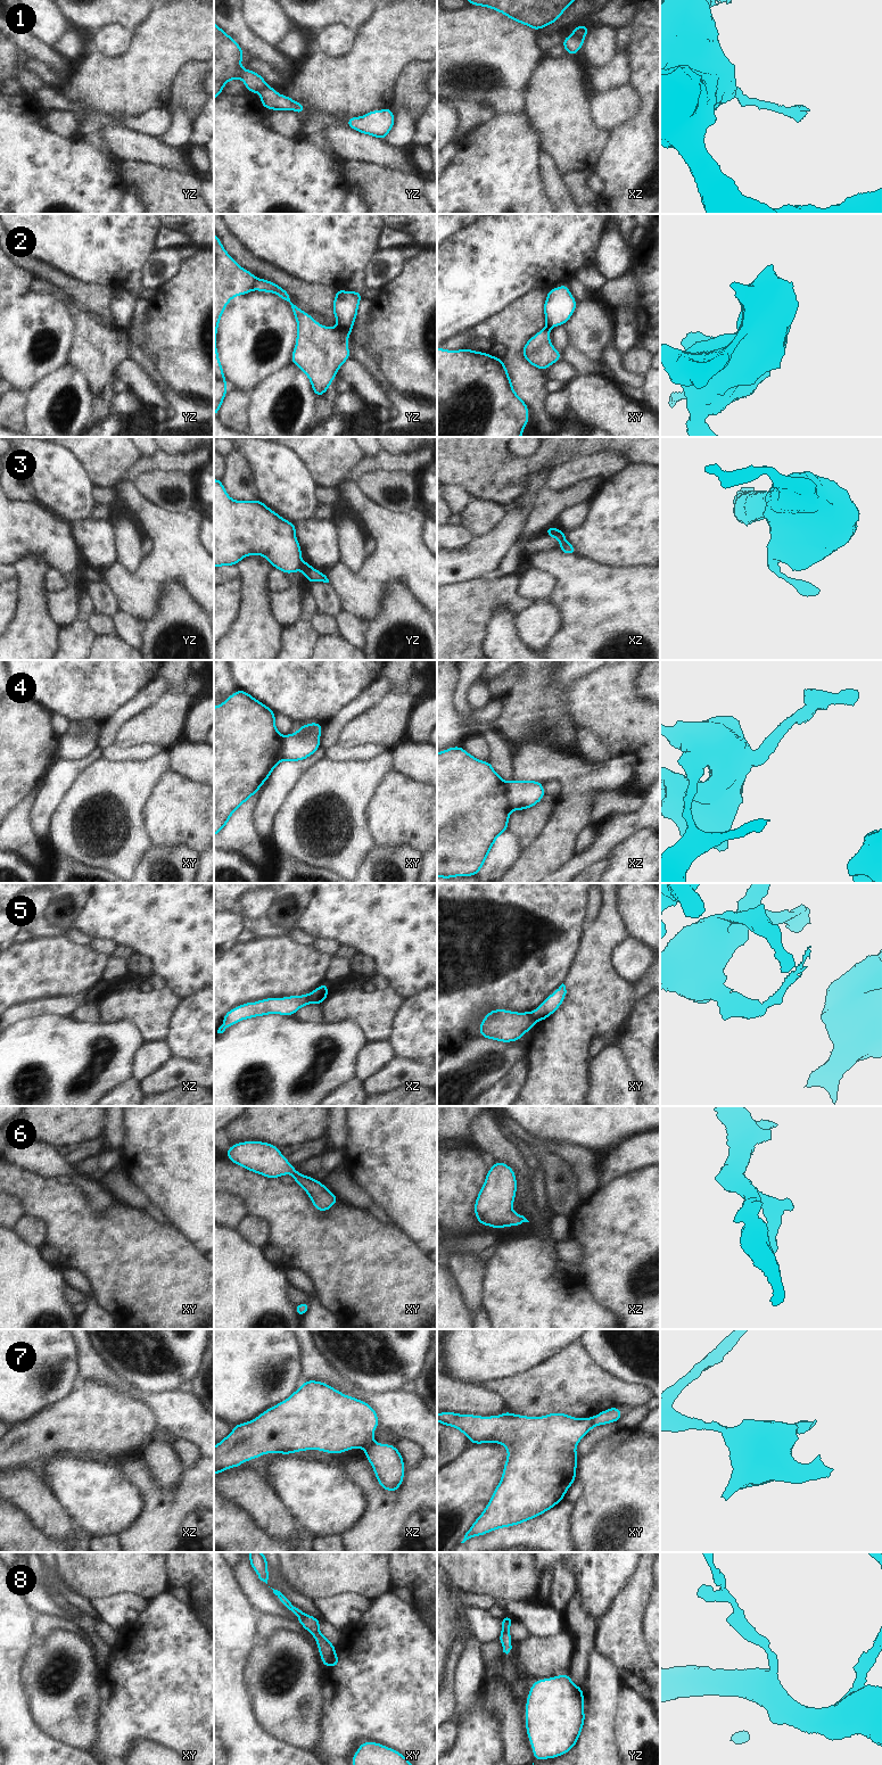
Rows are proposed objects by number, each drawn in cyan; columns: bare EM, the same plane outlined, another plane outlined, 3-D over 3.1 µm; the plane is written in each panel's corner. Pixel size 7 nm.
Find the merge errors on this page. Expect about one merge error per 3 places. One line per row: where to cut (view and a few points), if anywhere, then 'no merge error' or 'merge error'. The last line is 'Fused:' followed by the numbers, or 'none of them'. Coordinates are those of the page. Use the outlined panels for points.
1: cut xz (571, 36), (583, 40); merge error
2: cut yz (338, 327), (349, 332); merge error
3: cut none; no merge error
4: cut xz (507, 783), (507, 801), (512, 809); merge error
5: cut xz (307, 995), (308, 1003); merge error
6: cut none; no merge error
7: cut xz (373, 1441), (364, 1450); merge error
8: cut none; no merge error
Fused: 1, 2, 4, 5, 7

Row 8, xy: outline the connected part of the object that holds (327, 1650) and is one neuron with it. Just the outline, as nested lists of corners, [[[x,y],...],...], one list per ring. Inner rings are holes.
[[[271,1587],[272,1589],[272,1587]],[[273,1590],[273,1593],[280,1599],[280,1601],[296,1616],[297,1620],[307,1632],[313,1634],[313,1638],[319,1647],[320,1658],[324,1667],[337,1667],[339,1664],[339,1657],[336,1655],[336,1647],[321,1633],[319,1630],[321,1619],[315,1618],[308,1614],[302,1611],[298,1607],[294,1606],[280,1591]]]

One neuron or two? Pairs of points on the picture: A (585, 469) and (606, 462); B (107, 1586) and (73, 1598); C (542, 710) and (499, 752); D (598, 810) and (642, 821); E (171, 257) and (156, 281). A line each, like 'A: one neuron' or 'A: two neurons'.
A: one neuron
B: two neurons
C: two neurons
D: two neurons
E: one neuron

